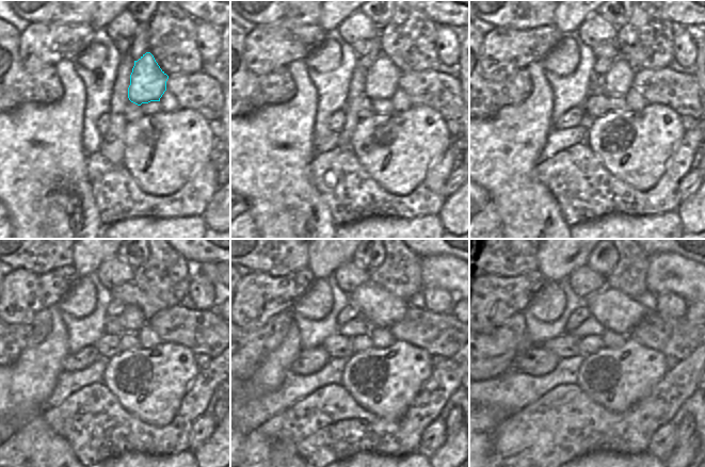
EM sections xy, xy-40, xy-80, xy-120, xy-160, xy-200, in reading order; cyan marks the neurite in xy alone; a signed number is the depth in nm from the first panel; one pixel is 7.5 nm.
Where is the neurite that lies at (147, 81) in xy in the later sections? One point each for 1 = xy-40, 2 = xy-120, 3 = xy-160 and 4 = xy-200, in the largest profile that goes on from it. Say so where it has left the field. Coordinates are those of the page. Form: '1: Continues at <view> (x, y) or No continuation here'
1: Continues at xy-40 (383, 77)
2: Continues at xy-120 (132, 319)
3: Continues at xy-160 (357, 326)
4: Continues at xy-200 (591, 327)

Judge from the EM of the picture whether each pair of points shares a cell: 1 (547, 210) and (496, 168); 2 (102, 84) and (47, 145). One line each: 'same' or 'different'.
1: same
2: different

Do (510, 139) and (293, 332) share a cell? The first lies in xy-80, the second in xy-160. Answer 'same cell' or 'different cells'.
same cell

